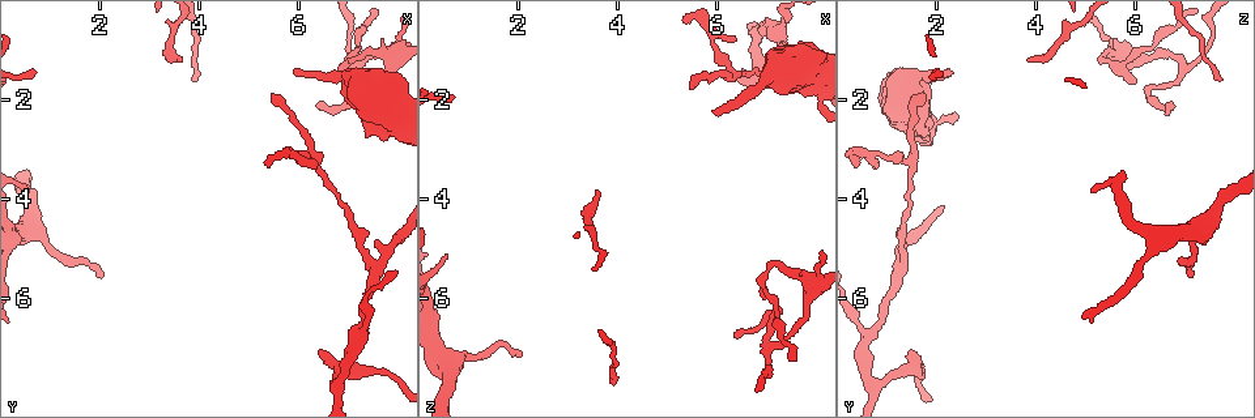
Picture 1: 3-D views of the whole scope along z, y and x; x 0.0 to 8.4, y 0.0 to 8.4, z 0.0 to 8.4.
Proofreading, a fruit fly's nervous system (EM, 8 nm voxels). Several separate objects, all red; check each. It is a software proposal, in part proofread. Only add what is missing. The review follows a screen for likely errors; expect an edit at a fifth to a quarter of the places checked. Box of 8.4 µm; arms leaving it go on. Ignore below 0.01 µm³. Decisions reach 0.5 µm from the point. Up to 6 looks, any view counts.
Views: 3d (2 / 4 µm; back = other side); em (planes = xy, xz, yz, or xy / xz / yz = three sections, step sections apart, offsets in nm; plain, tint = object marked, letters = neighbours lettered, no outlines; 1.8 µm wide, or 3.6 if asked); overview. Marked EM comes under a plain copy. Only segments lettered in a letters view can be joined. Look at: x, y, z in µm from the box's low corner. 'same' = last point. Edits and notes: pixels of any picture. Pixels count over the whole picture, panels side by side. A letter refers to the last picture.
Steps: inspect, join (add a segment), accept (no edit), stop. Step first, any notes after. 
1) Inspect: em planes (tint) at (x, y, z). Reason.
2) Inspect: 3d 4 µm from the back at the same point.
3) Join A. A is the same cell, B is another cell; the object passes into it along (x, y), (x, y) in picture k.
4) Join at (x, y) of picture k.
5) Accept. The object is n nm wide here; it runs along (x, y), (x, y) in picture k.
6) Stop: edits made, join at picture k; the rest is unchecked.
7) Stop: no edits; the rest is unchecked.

Inspect: em xy step 4 (letters) at (2.10, 5.55, 7.15). An open end.

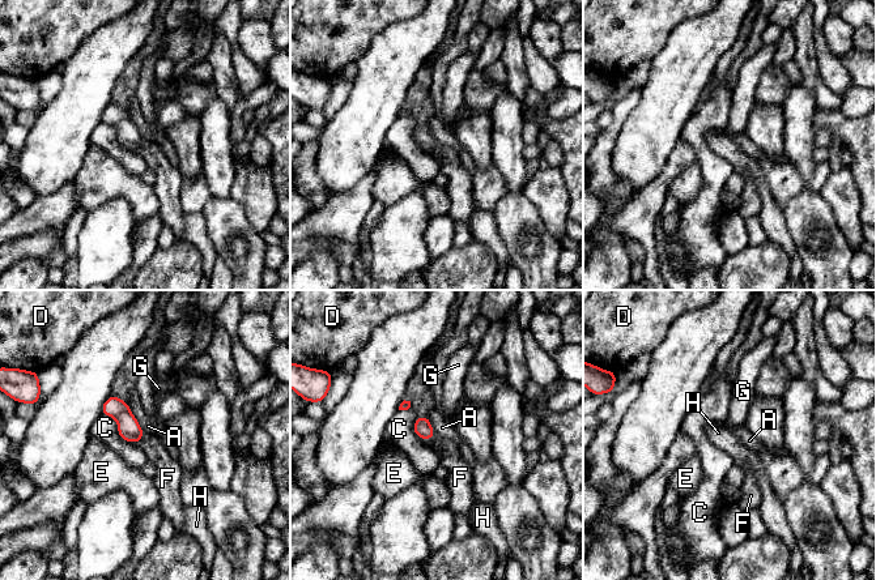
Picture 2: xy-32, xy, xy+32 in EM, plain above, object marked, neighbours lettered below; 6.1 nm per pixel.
Join F. F is the same cell, A, C, D, E, G and H are other cells; it goes on there.

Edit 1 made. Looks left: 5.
Inspect: em 3.6 µm xz step 8 (tint) at (6.95, 1.25, 5.55). Abrupt turn.

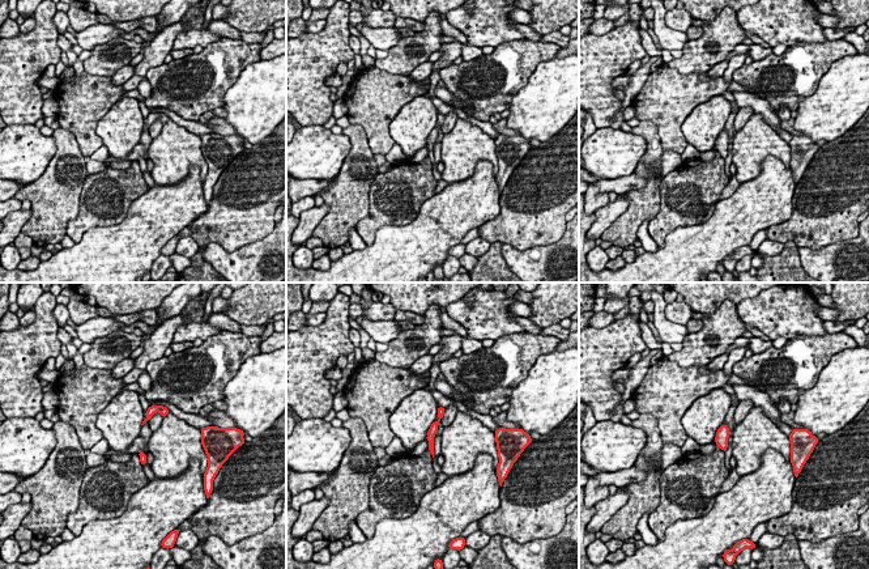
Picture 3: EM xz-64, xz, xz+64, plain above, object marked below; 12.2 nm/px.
Inspect: em 3.6 µm planes (letters) at the same point.

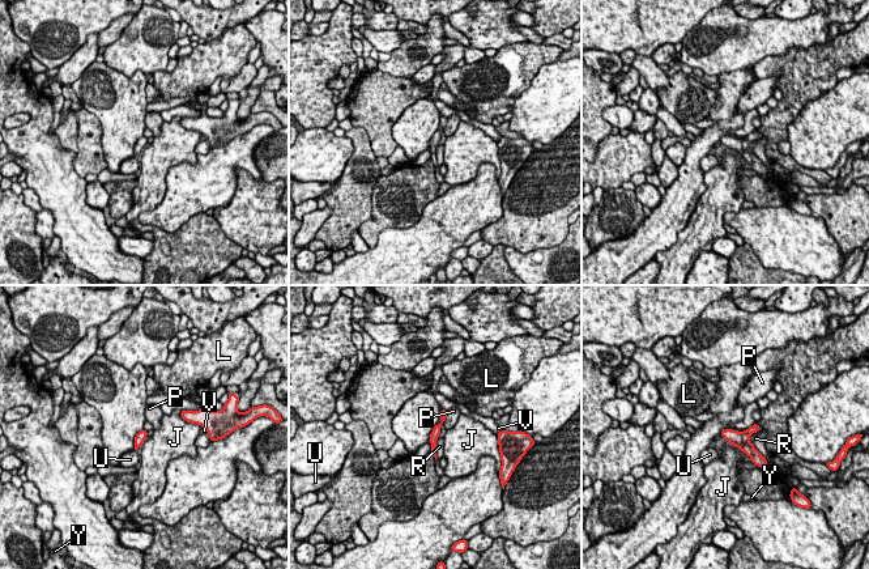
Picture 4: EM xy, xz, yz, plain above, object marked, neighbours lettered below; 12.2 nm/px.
Accept. The object is 100 nm wide here; the longest contact is with R, 380 nm; J, L, P, R, U, V and Y are other cells; no lettered segment goes on from it.

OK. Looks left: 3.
Inspect: em planes (letters) at (5.95, 1.55, 2.25).

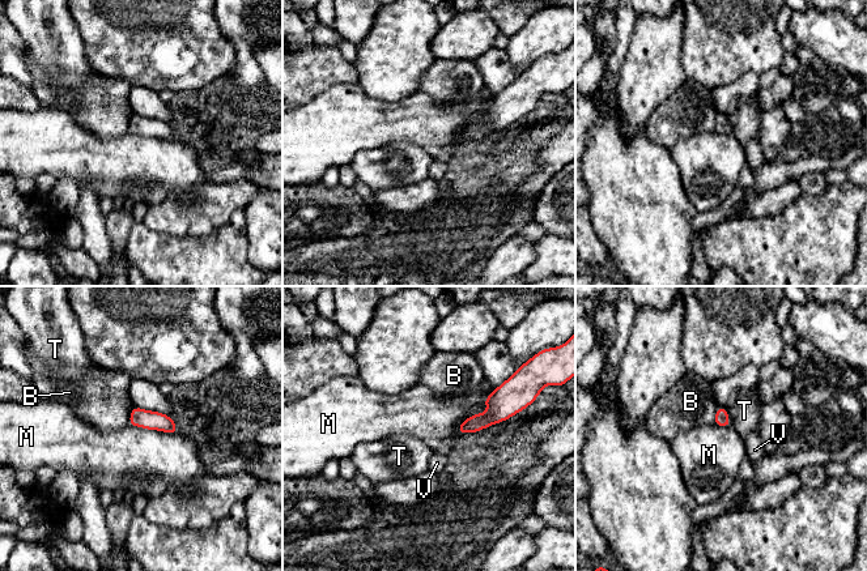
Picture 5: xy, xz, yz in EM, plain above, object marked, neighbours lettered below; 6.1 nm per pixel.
Accept. B, M, T and V are other cells; none of them fits.

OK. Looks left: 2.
Stop: edits made, join at picture 2; the rest is unchecked.

